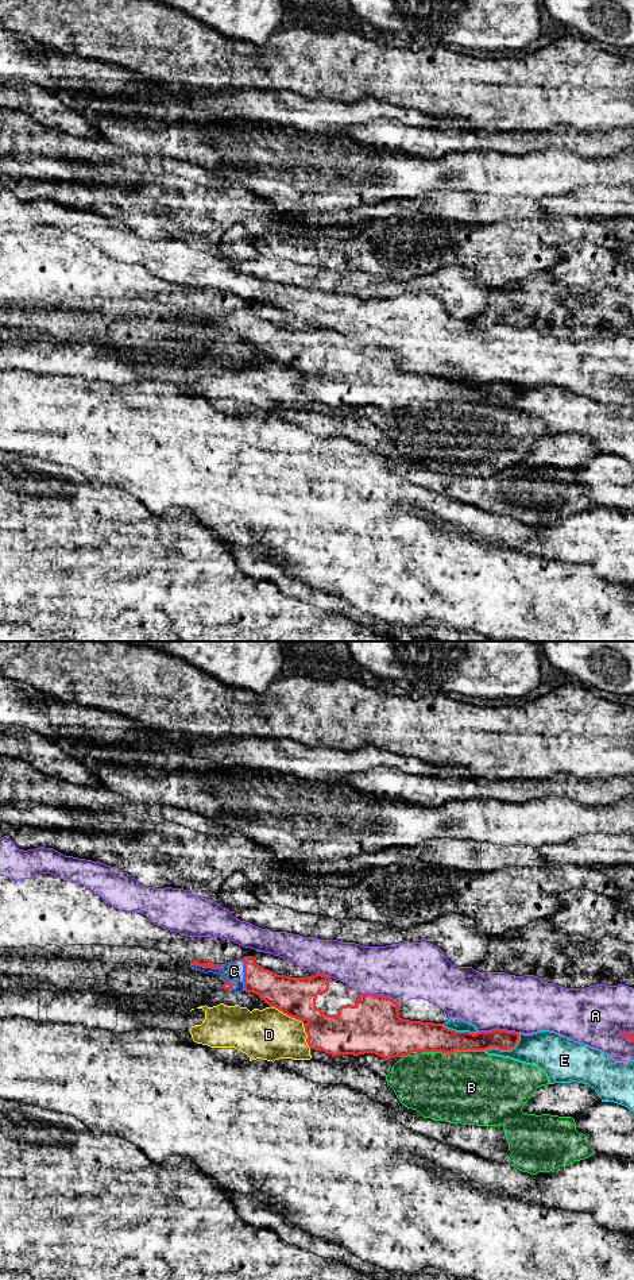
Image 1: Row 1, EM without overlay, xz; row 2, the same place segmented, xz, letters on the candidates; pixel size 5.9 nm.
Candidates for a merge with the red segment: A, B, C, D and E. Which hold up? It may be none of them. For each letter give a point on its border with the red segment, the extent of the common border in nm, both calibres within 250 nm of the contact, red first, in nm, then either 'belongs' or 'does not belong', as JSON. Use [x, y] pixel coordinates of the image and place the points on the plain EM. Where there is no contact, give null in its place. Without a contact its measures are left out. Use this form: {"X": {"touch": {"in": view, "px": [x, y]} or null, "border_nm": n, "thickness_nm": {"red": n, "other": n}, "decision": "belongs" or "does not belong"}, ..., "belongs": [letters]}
{"A": {"touch": {"in": "xz", "px": [498, 381]}, "border_nm": 240, "thickness_nm": {"red": 120, "other": 340}, "decision": "does not belong"}, "B": {"touch": {"in": "xz", "px": [452, 403]}, "border_nm": 380, "thickness_nm": {"red": 190, "other": 440}, "decision": "does not belong"}, "C": {"touch": {"in": "xz", "px": [207, 317]}, "border_nm": 200, "thickness_nm": {"red": 40, "other": 130}, "decision": "belongs"}, "D": {"touch": {"in": "xz", "px": [286, 366]}, "border_nm": 220, "thickness_nm": {"red": 240, "other": 300}, "decision": "does not belong"}, "E": {"touch": {"in": "xz", "px": [506, 401]}, "border_nm": 240, "thickness_nm": {"red": 120, "other": 220}, "decision": "does not belong"}, "belongs": ["C"]}

